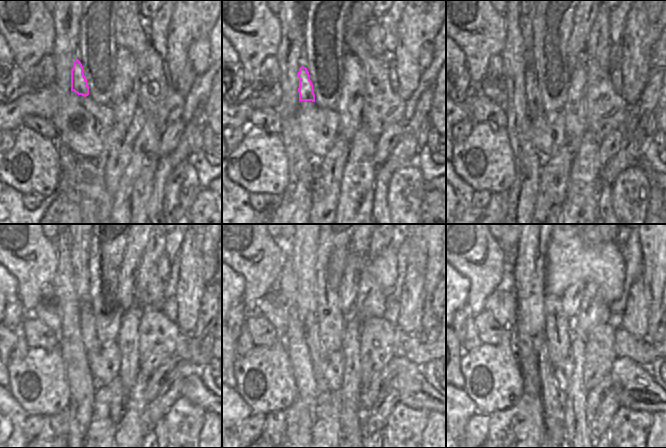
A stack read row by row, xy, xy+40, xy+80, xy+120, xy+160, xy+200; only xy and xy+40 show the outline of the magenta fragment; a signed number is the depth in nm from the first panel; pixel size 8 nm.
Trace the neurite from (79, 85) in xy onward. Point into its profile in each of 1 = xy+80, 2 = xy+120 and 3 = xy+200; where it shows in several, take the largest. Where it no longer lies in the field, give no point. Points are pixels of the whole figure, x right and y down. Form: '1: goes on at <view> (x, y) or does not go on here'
1: goes on at xy+80 (535, 108)
2: goes on at xy+120 (89, 338)
3: goes on at xy+200 (552, 398)

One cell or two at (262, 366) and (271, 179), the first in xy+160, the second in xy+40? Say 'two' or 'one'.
one

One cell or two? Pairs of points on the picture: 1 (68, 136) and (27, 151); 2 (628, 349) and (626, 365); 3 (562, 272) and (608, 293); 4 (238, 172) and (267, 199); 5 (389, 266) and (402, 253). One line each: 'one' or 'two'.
1: two
2: two
3: one
4: two
5: two

